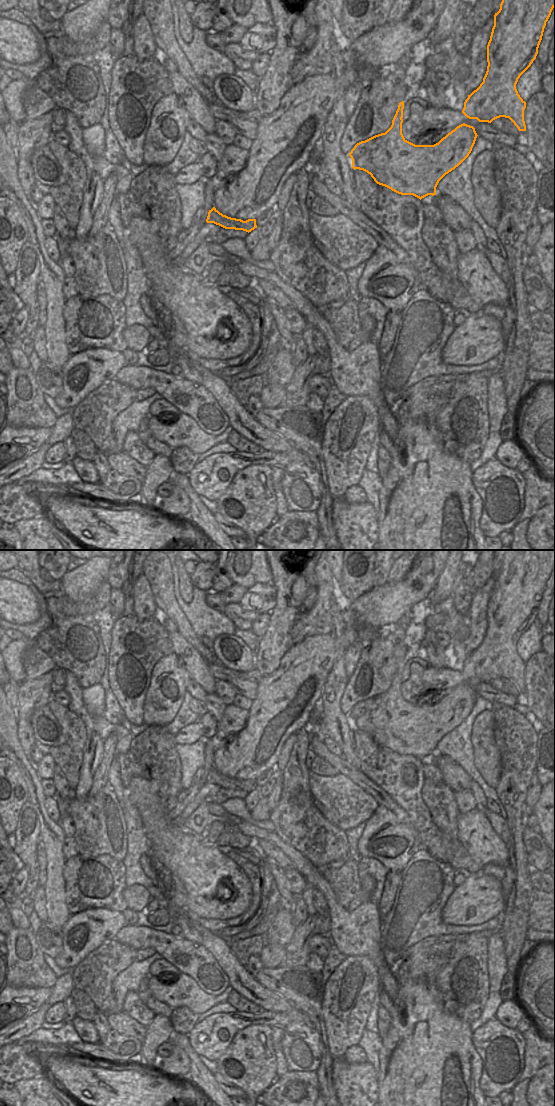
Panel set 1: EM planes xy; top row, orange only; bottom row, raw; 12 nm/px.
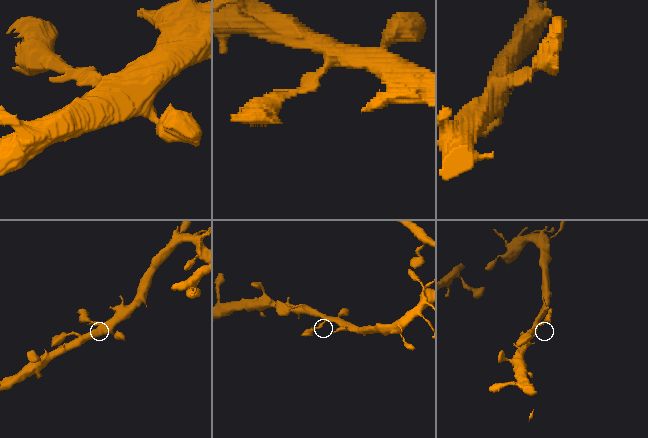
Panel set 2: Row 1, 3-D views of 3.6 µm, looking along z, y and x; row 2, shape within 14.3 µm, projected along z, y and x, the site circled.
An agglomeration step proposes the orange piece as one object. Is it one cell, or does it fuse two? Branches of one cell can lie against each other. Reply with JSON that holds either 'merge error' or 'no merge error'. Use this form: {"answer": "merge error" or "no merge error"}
{"answer": "merge error"}

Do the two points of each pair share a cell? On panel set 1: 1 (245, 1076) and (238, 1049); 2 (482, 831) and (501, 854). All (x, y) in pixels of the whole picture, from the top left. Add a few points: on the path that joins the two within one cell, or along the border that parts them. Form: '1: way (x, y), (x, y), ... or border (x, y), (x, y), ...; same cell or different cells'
1: way (245, 1069), (245, 1056); same cell
2: way (487, 837), (488, 841), (495, 848); same cell

